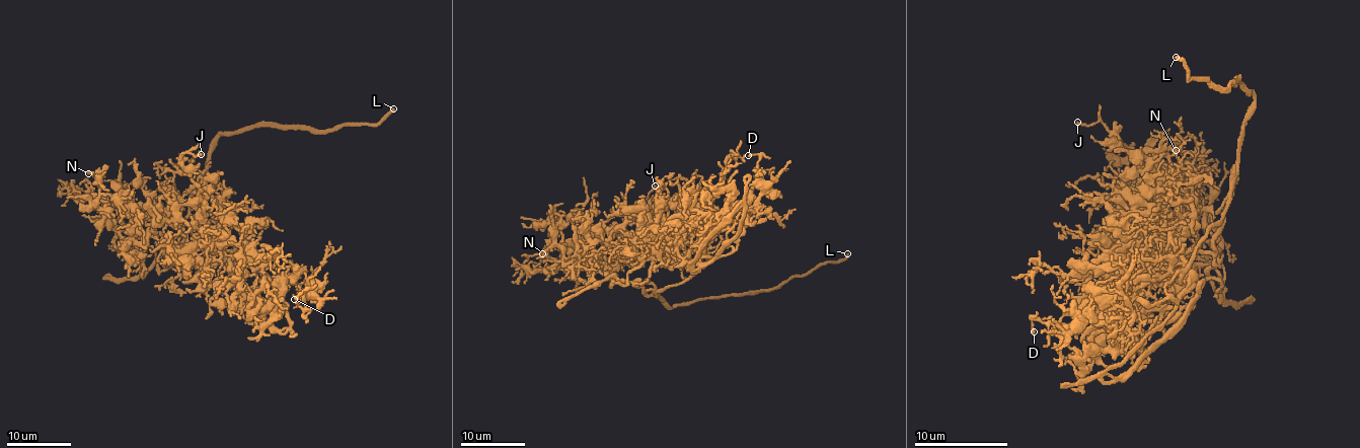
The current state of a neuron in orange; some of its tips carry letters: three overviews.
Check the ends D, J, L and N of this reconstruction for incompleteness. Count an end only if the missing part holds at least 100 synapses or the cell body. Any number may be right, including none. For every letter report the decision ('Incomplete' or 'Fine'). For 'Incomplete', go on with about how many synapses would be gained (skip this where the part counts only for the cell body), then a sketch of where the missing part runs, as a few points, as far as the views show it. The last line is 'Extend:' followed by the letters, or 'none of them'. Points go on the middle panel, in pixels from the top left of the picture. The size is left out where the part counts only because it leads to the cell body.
D: Fine
J: Fine
L: Incomplete
N: Fine
Extend: L

